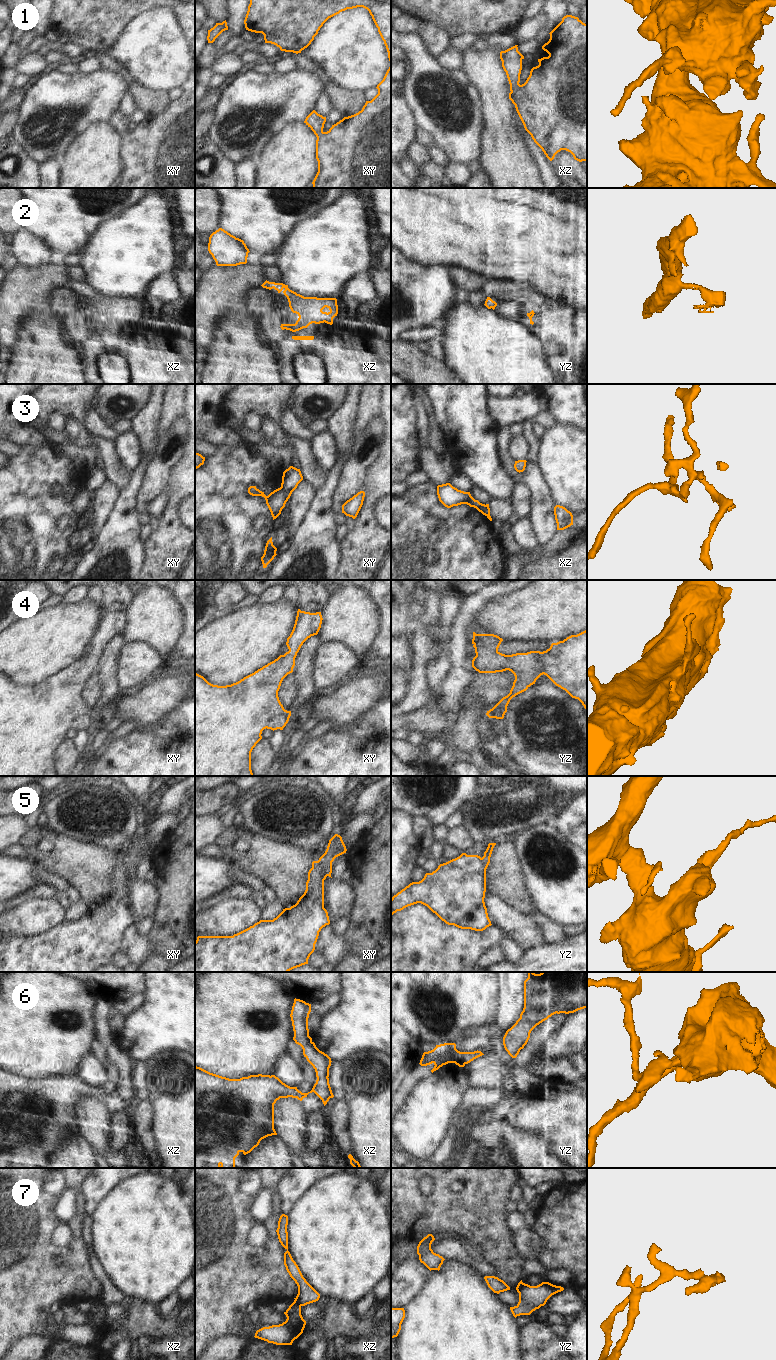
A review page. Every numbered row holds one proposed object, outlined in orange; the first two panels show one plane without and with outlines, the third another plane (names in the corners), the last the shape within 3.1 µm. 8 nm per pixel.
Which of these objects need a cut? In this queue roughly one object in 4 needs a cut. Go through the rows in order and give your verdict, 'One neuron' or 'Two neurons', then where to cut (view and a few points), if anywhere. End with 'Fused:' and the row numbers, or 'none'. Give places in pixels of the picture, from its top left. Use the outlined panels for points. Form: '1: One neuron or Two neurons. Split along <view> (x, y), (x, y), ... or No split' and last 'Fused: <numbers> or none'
1: One neuron. No split
2: One neuron. No split
3: Two neurons. Split along xy (280, 487), (284, 490), (292, 491)
4: One neuron. No split
5: Two neurons. Split along xy (318, 860), (325, 872), (330, 876)
6: One neuron. No split
7: Two neurons. Split along xz (295, 1298), (300, 1306)
Fused: 3, 5, 7.

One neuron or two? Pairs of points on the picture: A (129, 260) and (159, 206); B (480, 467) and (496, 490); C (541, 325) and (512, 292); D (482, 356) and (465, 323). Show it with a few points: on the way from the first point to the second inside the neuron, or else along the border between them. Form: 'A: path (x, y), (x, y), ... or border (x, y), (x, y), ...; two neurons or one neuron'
A: path (136, 247), (140, 243), (151, 219); one neuron
B: path (486, 473), (496, 484); one neuron
C: path (541, 314), (541, 310), (523, 294); one neuron
D: path (482, 348), (469, 331); one neuron

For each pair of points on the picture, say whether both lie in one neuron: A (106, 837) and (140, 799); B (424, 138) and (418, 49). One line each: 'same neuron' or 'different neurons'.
A: different neurons
B: different neurons

